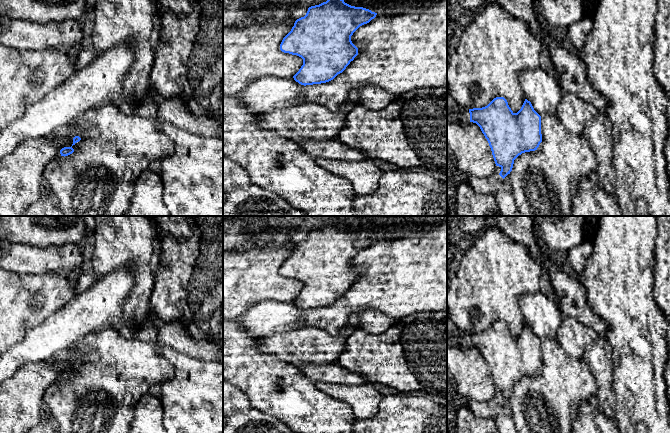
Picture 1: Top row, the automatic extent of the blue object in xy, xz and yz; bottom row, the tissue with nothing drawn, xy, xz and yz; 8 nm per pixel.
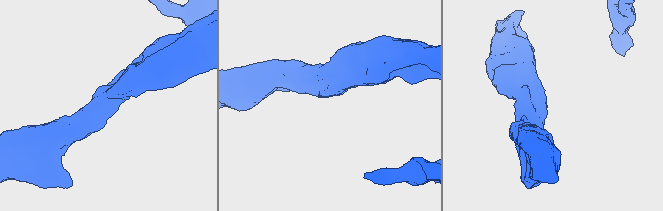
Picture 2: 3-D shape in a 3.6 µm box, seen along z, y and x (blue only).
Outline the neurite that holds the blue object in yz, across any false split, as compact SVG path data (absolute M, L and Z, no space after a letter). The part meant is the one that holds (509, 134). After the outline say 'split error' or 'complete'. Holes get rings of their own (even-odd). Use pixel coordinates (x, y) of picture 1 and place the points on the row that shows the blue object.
M504 97L494 98L487 106L469 109L470 122L476 123L492 151L496 166L501 168L499 175L504 179L512 171L514 160L525 152L535 151L542 142L541 116L525 99L521 109L514 113Z; complete

